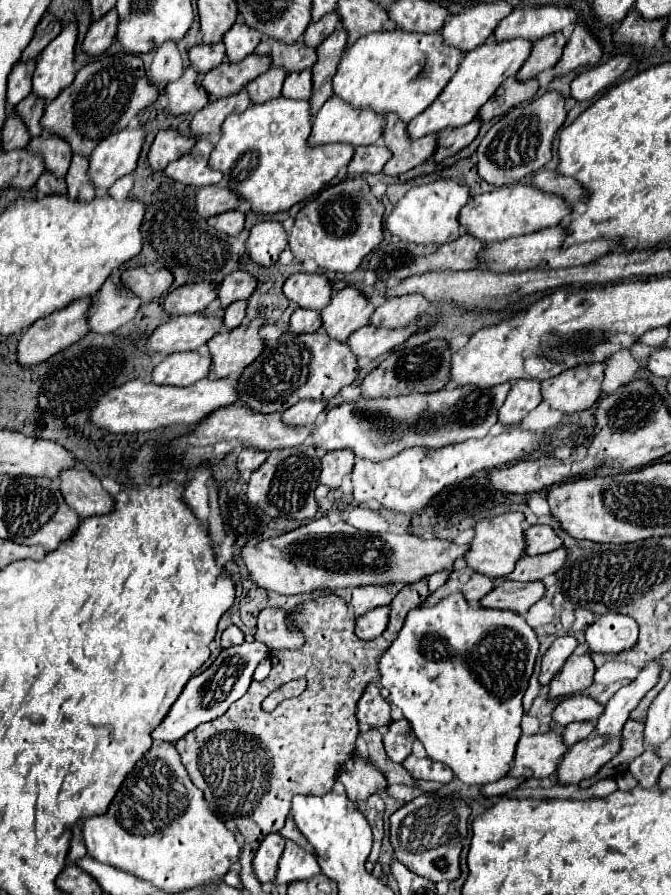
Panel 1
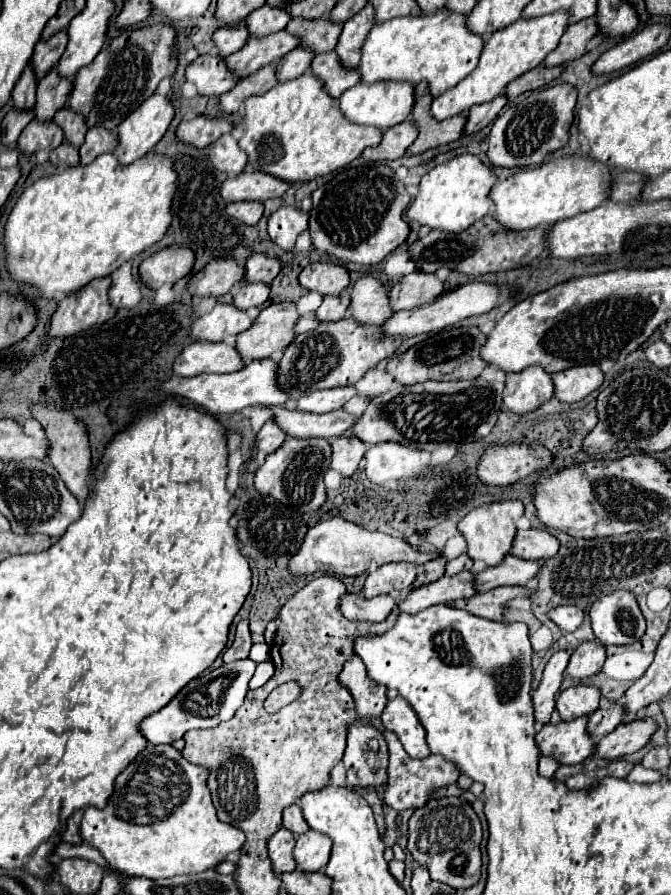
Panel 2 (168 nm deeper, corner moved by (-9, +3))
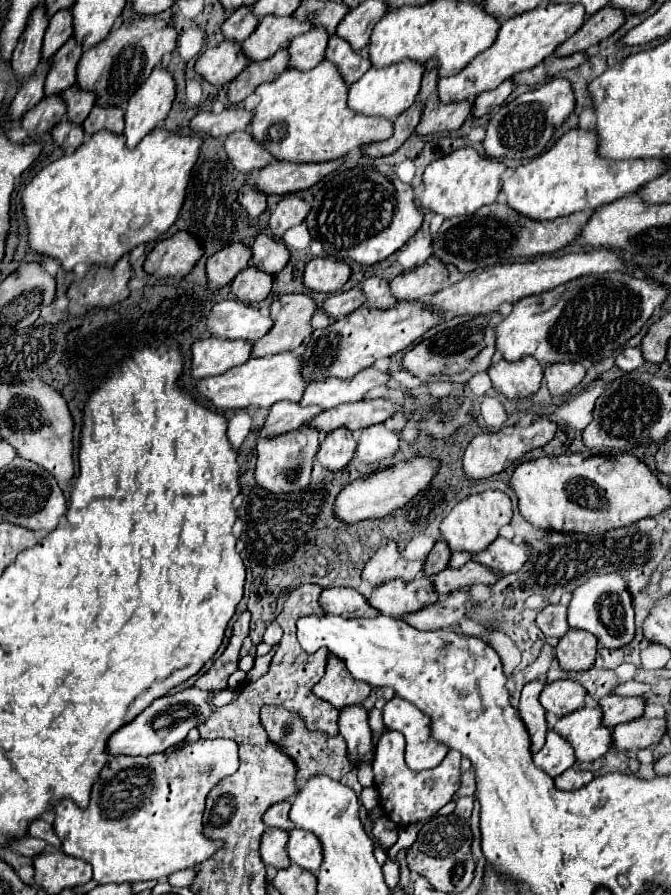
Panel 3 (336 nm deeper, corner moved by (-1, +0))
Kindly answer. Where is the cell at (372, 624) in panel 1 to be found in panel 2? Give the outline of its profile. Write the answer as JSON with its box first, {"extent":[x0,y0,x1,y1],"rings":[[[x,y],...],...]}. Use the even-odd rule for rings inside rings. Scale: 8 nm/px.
{"extent":[342,595,394,623],"rings":[[[348,595],[342,597],[342,613],[350,621],[370,621],[370,623],[382,623],[390,615],[394,607],[394,599],[390,595],[378,595],[372,599],[364,599],[360,595]]]}

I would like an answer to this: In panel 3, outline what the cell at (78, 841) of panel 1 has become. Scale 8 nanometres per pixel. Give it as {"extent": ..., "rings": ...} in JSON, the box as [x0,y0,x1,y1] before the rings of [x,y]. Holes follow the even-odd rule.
{"extent":[30,818,60,848],"rings":[[[44,818],[32,820],[30,822],[30,834],[34,838],[40,838],[40,840],[48,842],[54,848],[60,848],[60,840],[58,840],[58,836],[54,836],[54,830],[52,830],[52,818],[48,818],[48,820],[44,820]]]}

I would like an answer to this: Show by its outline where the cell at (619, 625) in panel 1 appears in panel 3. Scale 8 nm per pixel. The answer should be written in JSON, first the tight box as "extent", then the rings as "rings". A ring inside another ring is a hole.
{"extent":[568,574,634,648],"rings":[[[598,574],[578,586],[568,606],[570,628],[592,632],[600,648],[622,648],[634,638],[634,608],[626,580],[620,574]]]}

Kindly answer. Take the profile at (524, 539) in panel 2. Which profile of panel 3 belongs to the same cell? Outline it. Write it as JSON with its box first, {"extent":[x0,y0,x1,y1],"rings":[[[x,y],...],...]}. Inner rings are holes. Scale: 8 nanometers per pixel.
{"extent":[474,538,530,574],"rings":[[[496,538],[494,544],[490,544],[484,552],[474,554],[474,562],[494,570],[496,574],[512,574],[526,562],[526,556],[530,552],[528,544],[514,544],[506,538]]]}

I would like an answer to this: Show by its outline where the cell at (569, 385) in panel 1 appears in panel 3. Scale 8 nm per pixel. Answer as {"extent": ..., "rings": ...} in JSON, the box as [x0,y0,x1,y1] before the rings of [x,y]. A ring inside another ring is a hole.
{"extent":[544,362,586,396],"rings":[[[556,362],[556,364],[544,366],[544,378],[546,378],[548,390],[556,396],[566,394],[574,386],[578,386],[582,382],[584,374],[586,374],[586,370],[578,362]]]}

